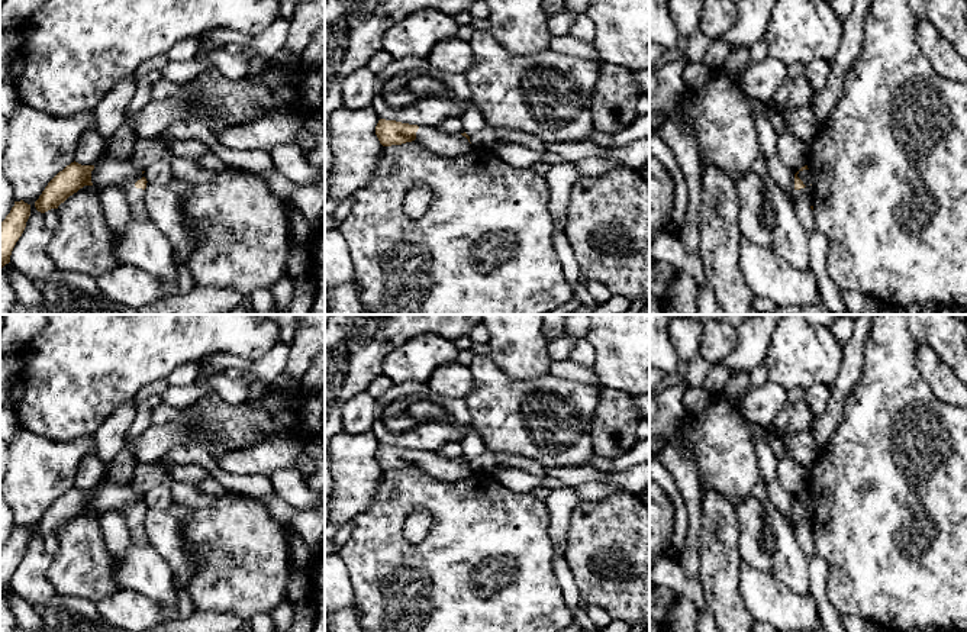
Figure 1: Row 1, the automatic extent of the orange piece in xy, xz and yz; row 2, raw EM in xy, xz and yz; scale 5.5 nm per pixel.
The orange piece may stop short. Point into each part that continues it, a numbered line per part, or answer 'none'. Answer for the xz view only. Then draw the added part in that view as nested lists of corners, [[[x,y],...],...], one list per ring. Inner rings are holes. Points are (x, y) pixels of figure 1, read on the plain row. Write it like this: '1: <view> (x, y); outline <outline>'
1: xz (445, 470); outline [[[419,451],[415,465],[441,481],[458,481],[473,474],[473,470],[461,458],[445,460],[431,451]]]

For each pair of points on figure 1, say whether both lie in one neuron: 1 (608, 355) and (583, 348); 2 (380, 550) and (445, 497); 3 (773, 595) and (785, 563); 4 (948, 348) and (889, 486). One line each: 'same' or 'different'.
1: different
2: same
3: different
4: same

